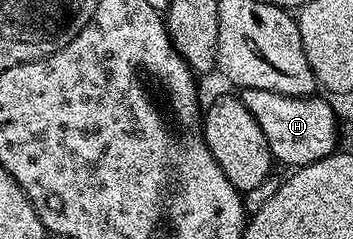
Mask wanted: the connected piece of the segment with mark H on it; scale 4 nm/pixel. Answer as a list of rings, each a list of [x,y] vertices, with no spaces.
[[[262,88],[240,90],[238,97],[250,108],[250,116],[258,120],[262,136],[266,136],[273,159],[287,168],[309,166],[337,149],[336,114],[327,102],[327,97],[309,96],[306,98],[287,98],[278,92],[266,92]]]

